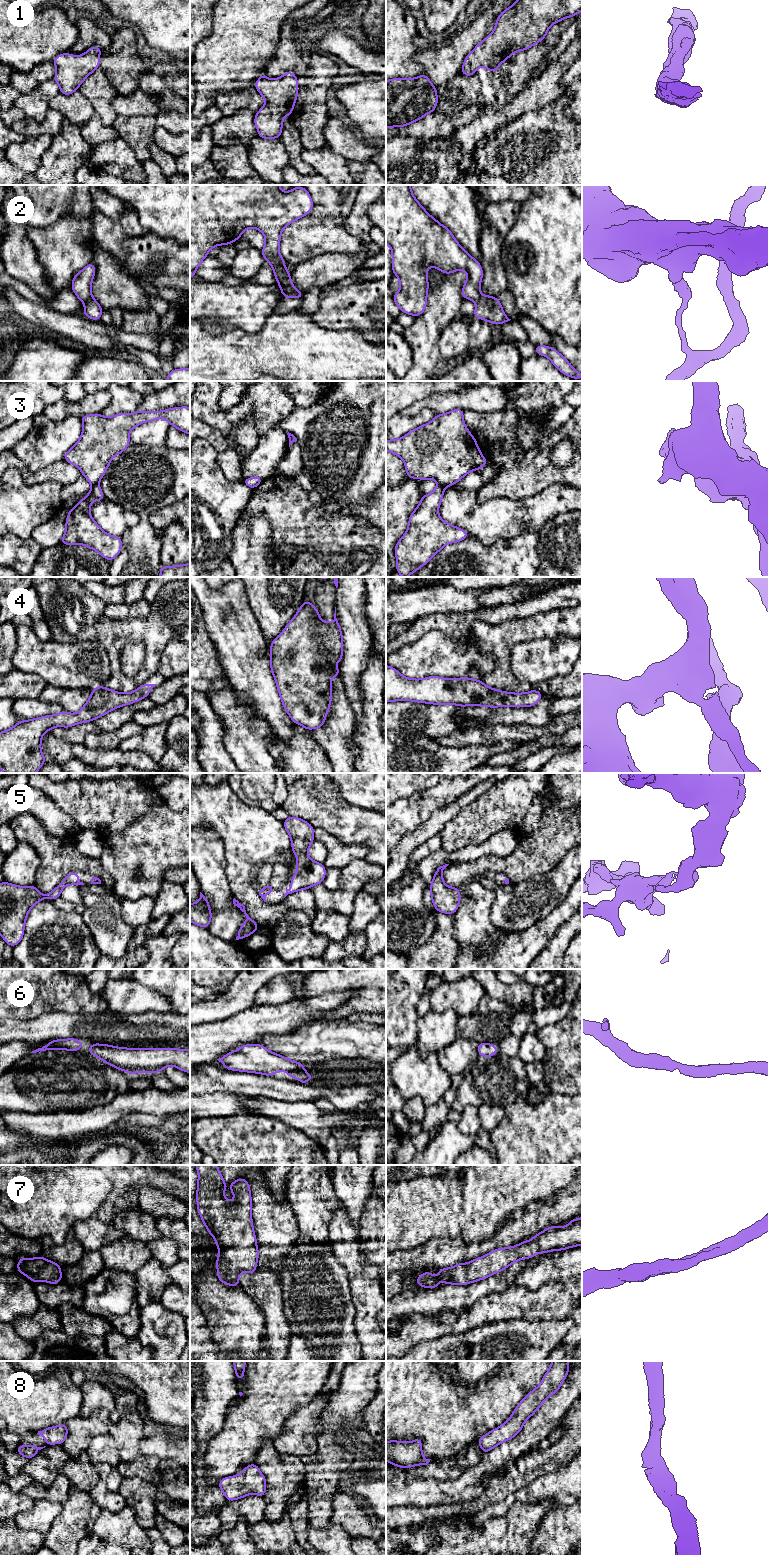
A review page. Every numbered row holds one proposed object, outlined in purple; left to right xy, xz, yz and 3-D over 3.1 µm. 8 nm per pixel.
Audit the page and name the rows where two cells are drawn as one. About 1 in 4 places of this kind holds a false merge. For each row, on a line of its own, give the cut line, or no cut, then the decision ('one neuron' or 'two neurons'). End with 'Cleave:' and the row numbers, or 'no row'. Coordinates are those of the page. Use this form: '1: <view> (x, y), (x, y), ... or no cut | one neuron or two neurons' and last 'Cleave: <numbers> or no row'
1: no cut | one neuron
2: xz (289, 275), (278, 283) | two neurons
3: yz (438, 483), (446, 486) | two neurons
4: no cut | one neuron
5: no cut | one neuron
6: no cut | one neuron
7: no cut | one neuron
8: no cut | one neuron
Cleave: 2, 3

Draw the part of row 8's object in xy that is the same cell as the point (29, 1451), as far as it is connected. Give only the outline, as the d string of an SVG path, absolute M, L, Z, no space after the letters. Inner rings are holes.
M66 1424L48 1427L44 1430L38 1431L38 1435L45 1438L47 1444L44 1447L36 1445L19 1445L16 1452L26 1457L27 1459L33 1458L37 1452L51 1444L63 1444L68 1434L68 1427Z

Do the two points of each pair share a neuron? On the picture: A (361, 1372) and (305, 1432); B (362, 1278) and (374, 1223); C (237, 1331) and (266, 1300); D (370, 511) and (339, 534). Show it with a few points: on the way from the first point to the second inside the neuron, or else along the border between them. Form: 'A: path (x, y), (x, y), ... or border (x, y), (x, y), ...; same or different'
A: border (329, 1394), (321, 1415), (320, 1430), (316, 1439); different
B: border (358, 1228), (361, 1241); different
C: border (243, 1291), (262, 1312), (265, 1330); different
D: border (351, 512), (367, 520), (375, 528); different

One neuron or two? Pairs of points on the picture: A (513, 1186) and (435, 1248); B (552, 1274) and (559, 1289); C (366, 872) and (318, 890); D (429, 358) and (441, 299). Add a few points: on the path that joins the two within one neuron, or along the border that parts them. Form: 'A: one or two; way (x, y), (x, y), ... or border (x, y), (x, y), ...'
A: two; border (471, 1242), (455, 1237), (431, 1238), (425, 1243)
B: two; border (571, 1277), (565, 1281), (544, 1283), (534, 1291)
C: one; way (354, 882), (342, 894), (330, 894)
D: one; way (429, 343), (429, 325), (438, 314)

